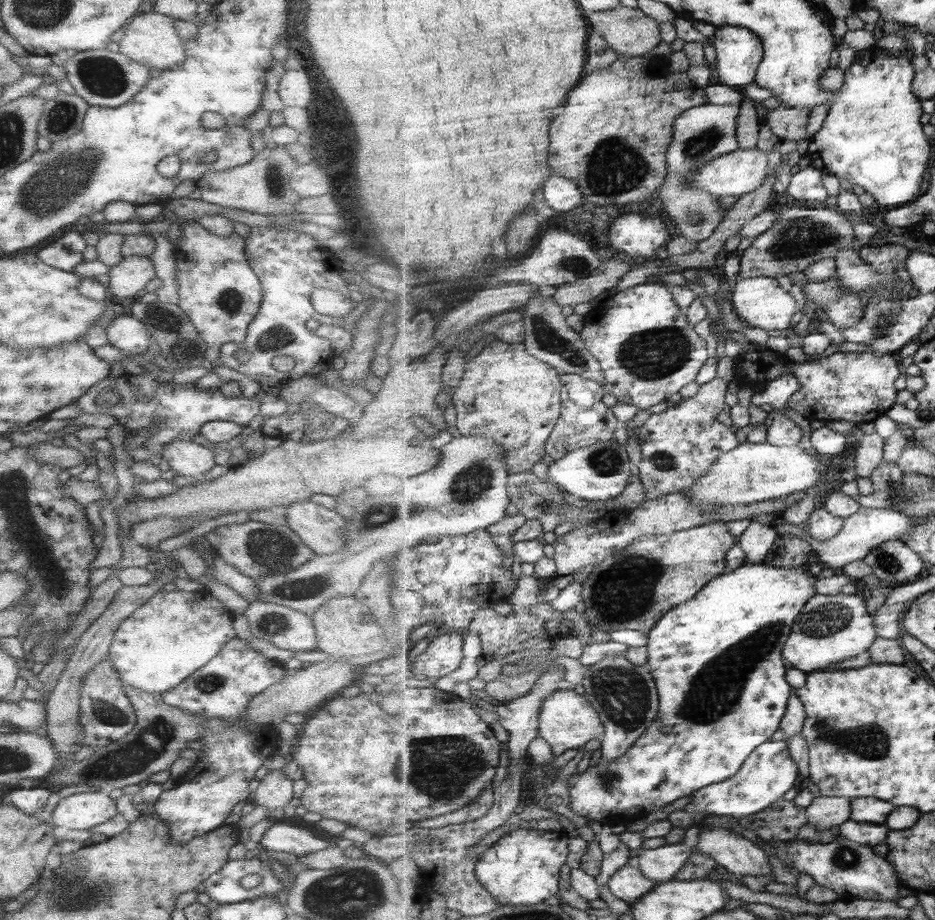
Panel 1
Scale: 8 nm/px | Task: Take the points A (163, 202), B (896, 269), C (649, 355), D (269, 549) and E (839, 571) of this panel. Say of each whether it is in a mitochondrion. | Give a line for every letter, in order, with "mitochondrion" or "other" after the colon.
A: other
B: other
C: mitochondrion
D: mitochondrion
E: other

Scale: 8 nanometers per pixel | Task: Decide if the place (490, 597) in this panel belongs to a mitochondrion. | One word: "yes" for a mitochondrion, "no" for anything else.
no

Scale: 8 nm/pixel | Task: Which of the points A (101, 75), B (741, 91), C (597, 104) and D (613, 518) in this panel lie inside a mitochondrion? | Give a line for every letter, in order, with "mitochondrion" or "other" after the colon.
A: mitochondrion
B: other
C: other
D: other

